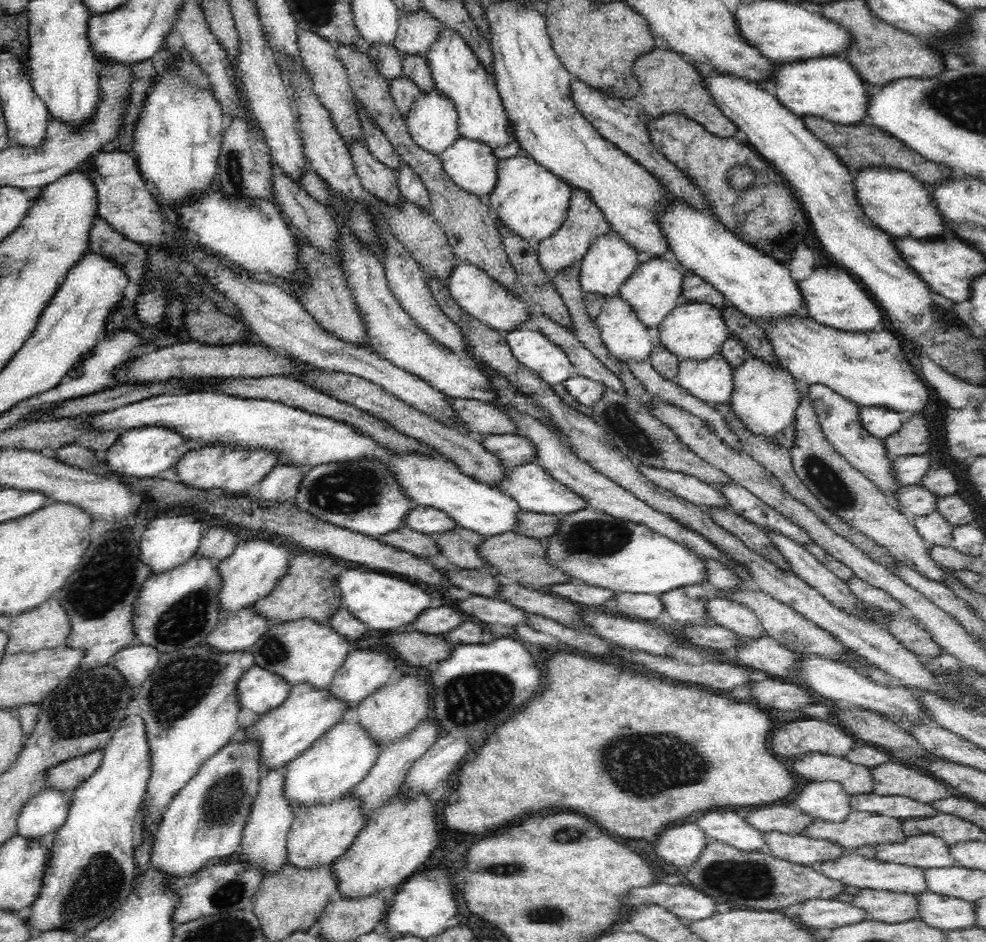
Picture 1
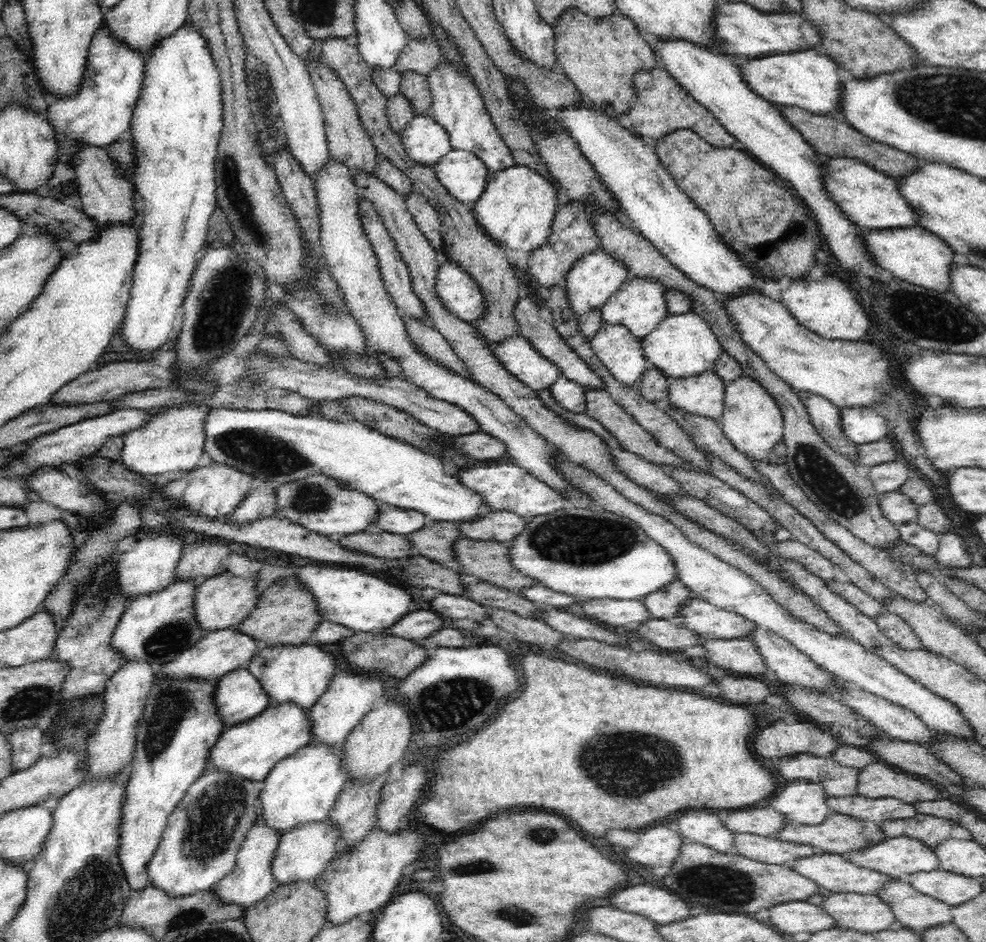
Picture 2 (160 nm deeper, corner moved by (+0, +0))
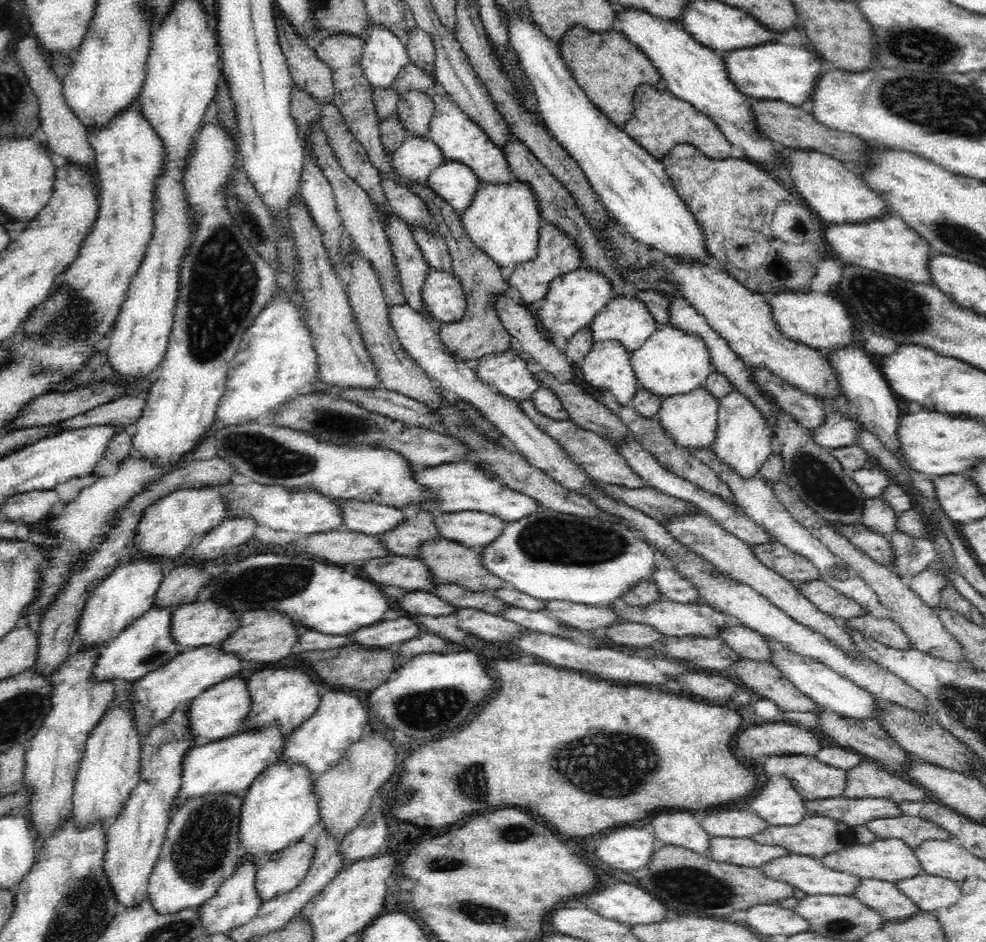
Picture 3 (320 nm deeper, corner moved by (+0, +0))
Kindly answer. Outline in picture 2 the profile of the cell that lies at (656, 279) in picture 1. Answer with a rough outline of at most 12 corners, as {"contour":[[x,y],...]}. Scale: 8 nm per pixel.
{"contour":[[634,277],[601,307],[606,324],[642,340],[667,316],[667,290]]}

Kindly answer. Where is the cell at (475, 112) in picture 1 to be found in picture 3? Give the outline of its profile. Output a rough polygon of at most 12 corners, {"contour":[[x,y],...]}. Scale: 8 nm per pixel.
{"contour":[[439,86],[427,136],[482,185],[515,180],[505,152]]}

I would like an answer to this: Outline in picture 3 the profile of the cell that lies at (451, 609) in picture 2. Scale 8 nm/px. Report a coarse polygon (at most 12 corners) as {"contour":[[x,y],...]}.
{"contour":[[430,591],[395,599],[397,612],[448,616],[457,609]]}

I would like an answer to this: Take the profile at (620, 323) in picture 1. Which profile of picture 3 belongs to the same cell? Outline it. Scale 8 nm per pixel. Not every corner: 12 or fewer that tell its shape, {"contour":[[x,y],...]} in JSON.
{"contour":[[618,341],[592,345],[580,364],[591,392],[621,404],[636,394],[631,353]]}

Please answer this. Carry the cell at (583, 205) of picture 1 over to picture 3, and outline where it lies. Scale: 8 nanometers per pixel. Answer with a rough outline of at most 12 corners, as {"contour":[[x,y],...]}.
{"contour":[[541,222],[537,256],[508,278],[521,304],[554,279],[581,268],[582,248]]}

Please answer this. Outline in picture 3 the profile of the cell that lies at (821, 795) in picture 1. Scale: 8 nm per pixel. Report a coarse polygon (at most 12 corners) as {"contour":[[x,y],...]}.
{"contour":[[766,775],[748,810],[767,826],[810,816],[792,781]]}

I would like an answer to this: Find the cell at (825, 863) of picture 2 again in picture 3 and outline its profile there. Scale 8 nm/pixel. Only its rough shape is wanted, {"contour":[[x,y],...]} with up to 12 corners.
{"contour":[[790,853],[763,864],[808,895],[851,895],[860,876]]}

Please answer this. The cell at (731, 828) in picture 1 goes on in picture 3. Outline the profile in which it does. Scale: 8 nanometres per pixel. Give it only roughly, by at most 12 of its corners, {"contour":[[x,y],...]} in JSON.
{"contour":[[662,812],[648,827],[660,844],[709,852],[697,813]]}

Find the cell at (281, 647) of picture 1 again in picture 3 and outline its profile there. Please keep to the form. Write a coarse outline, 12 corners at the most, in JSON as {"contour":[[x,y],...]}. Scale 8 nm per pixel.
{"contour":[[300,666],[248,675],[241,731],[289,736],[316,713],[318,684]]}

